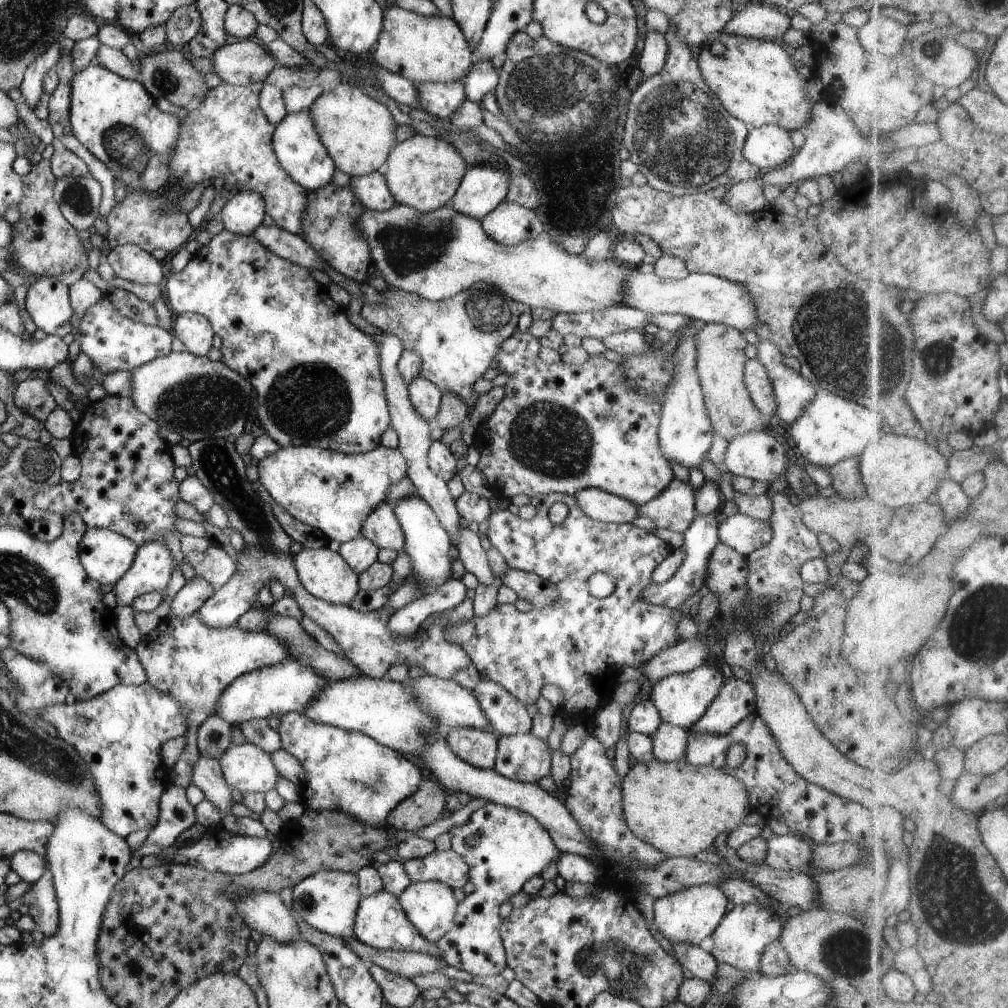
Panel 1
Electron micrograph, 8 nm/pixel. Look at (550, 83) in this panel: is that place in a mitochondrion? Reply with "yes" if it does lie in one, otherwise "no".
yes

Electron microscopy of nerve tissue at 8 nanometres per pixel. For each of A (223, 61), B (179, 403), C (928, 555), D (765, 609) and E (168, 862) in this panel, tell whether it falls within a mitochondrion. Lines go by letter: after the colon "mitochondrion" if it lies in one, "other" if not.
A: other
B: mitochondrion
C: other
D: mitochondrion
E: other

